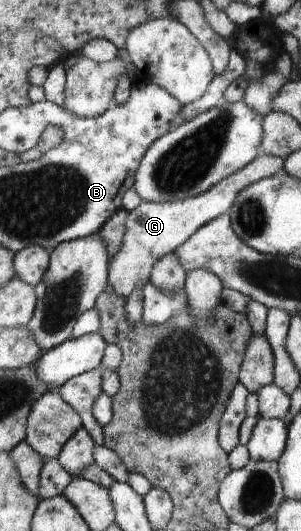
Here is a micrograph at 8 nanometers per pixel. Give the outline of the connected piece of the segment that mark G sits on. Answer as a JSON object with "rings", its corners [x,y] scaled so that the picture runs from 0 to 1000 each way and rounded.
{"rings":[[[870,288],[837,309],[791,320],[764,335],[738,339],[731,347],[718,347],[704,358],[678,362],[671,369],[618,373],[618,377],[591,380],[558,380],[558,384],[465,380],[449,394],[429,399],[412,460],[405,460],[395,478],[385,478],[379,490],[365,493],[362,535],[372,535],[379,550],[425,565],[452,542],[478,546],[505,524],[505,508],[512,508],[525,490],[538,490],[545,482],[585,473],[681,422],[731,407],[757,405],[767,388],[777,388],[777,380],[791,373],[791,365],[804,365],[804,358],[817,358],[824,350],[837,350],[874,335],[904,331],[937,316],[944,316],[937,298],[910,298],[910,294]]]}

